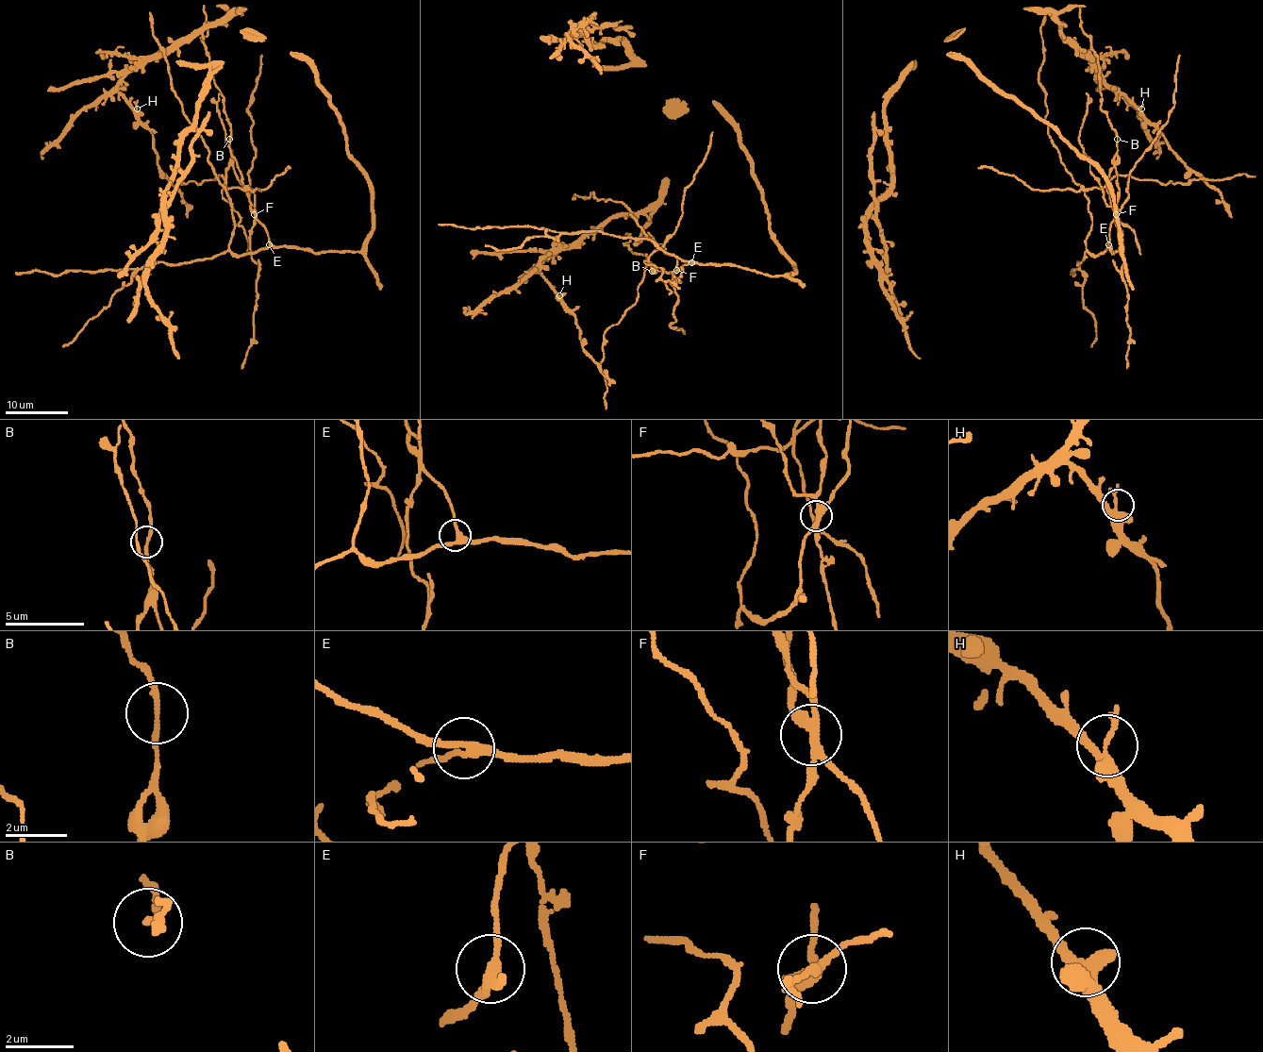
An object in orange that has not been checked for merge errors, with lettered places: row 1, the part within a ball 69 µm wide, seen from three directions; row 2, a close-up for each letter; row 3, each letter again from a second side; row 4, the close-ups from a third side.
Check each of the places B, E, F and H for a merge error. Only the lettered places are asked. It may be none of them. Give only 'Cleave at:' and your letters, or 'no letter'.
Cleave at: B, F

